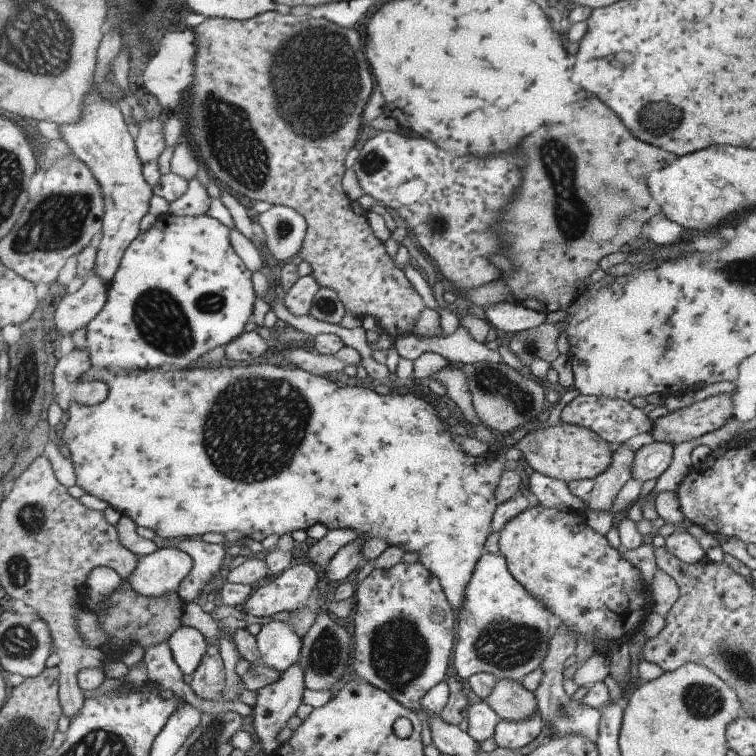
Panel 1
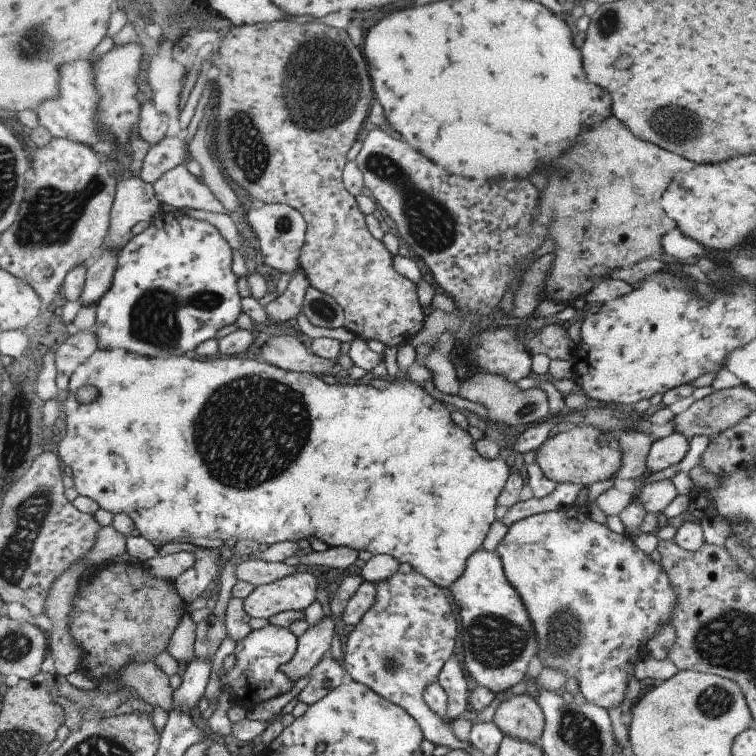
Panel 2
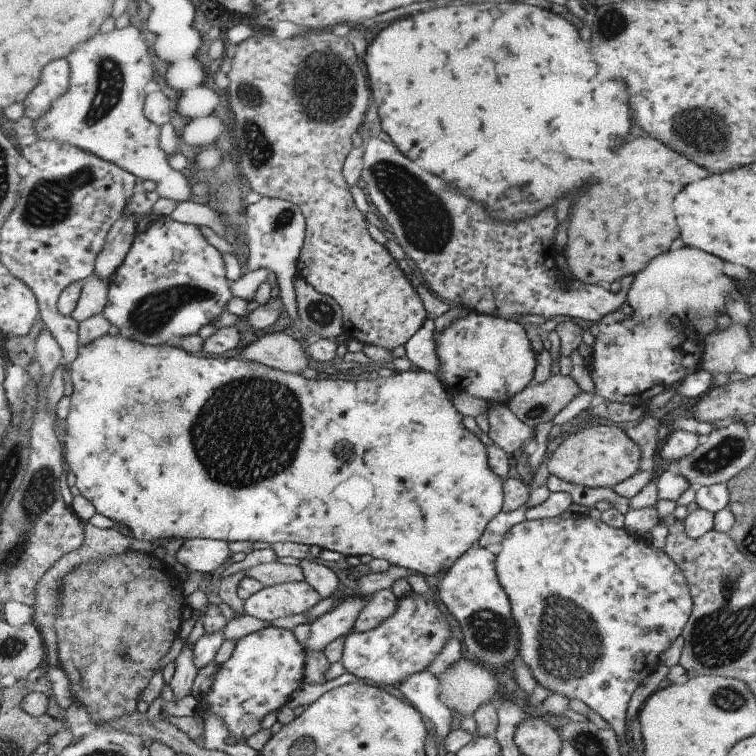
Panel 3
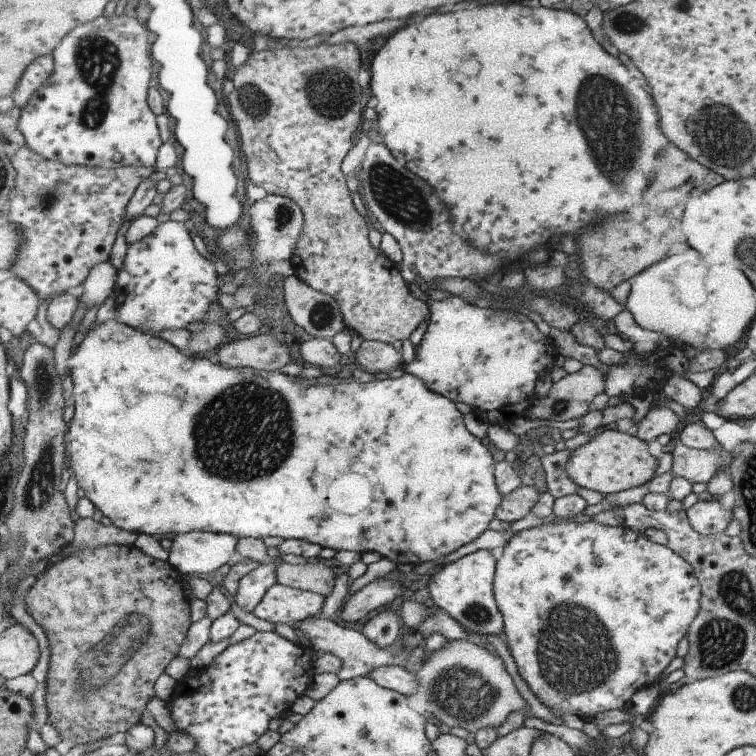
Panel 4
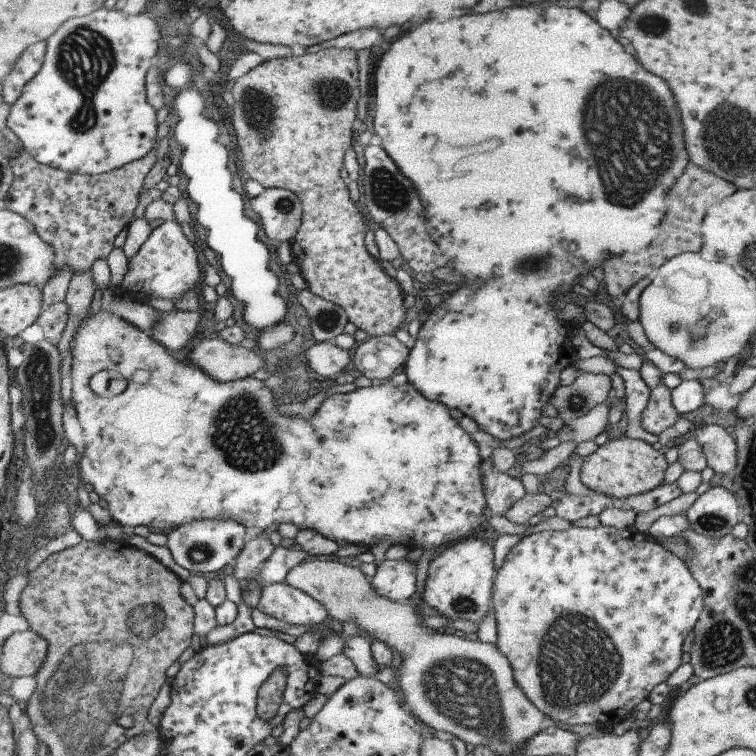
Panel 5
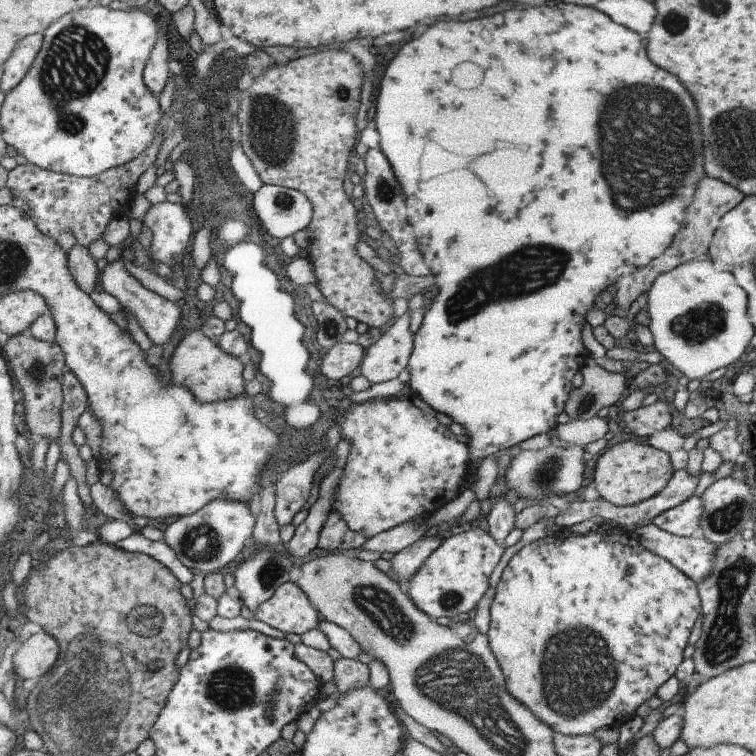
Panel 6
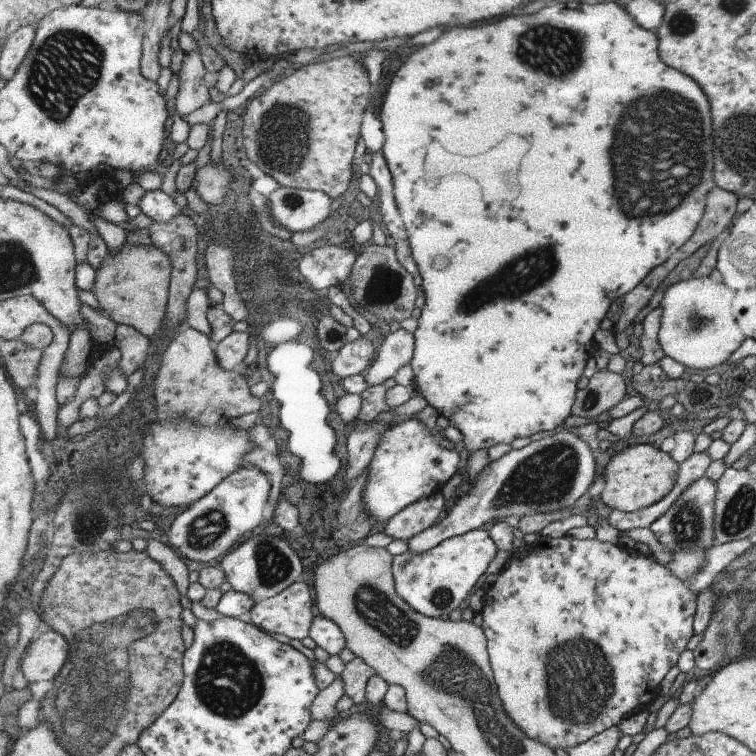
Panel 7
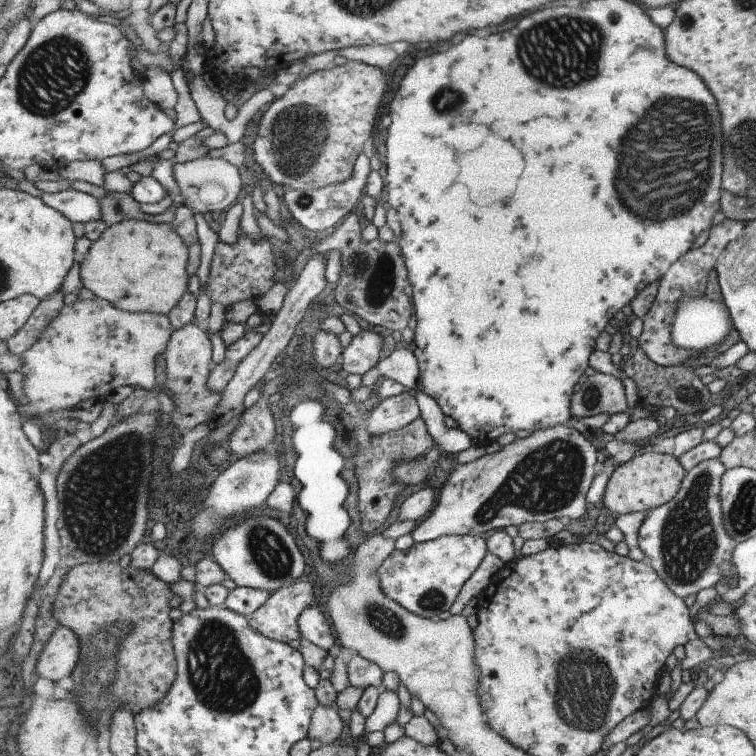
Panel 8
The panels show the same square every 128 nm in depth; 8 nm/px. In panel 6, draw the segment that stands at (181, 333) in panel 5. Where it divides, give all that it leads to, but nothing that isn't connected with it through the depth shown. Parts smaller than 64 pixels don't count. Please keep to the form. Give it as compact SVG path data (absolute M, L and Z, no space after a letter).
M114 259L103 270L101 287L105 292L115 296L123 308L129 309L146 336L153 343L158 345L169 342L169 338L173 336L173 332L177 330L179 320L181 320L181 302L167 300L167 298L163 298L163 296L159 296L159 294L145 288L133 274L129 273L125 262L121 259Z

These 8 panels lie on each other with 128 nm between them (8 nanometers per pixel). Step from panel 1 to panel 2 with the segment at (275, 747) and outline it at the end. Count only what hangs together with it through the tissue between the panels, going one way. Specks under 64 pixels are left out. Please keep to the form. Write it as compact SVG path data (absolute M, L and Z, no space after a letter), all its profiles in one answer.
M328 618L316 624L310 624L308 629L298 637L299 647L287 672L294 681L301 676L308 676L315 665L331 650L335 636L336 621Z

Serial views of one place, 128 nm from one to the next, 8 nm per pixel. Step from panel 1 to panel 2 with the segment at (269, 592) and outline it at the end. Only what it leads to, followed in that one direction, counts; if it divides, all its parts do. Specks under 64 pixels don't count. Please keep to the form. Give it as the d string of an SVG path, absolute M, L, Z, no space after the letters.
M302 570L290 577L279 579L268 585L258 586L244 601L244 610L250 617L266 618L270 625L288 627L292 622L304 620L303 610L315 602L317 580L311 572Z

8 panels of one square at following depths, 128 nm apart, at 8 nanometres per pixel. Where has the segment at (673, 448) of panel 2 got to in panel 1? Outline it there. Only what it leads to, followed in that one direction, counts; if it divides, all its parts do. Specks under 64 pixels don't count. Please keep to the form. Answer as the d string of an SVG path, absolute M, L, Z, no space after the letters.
M654 441L643 445L636 454L633 476L639 481L651 480L663 476L669 468L673 445L665 441Z

